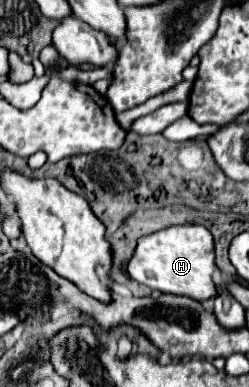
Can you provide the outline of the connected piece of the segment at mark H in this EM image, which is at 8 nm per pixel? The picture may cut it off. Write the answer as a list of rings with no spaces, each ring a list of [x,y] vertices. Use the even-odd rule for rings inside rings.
[[[176,225],[142,237],[128,265],[128,273],[150,289],[170,295],[186,295],[200,303],[216,297],[218,289],[212,279],[216,271],[218,265],[214,253],[214,237],[204,225]]]

